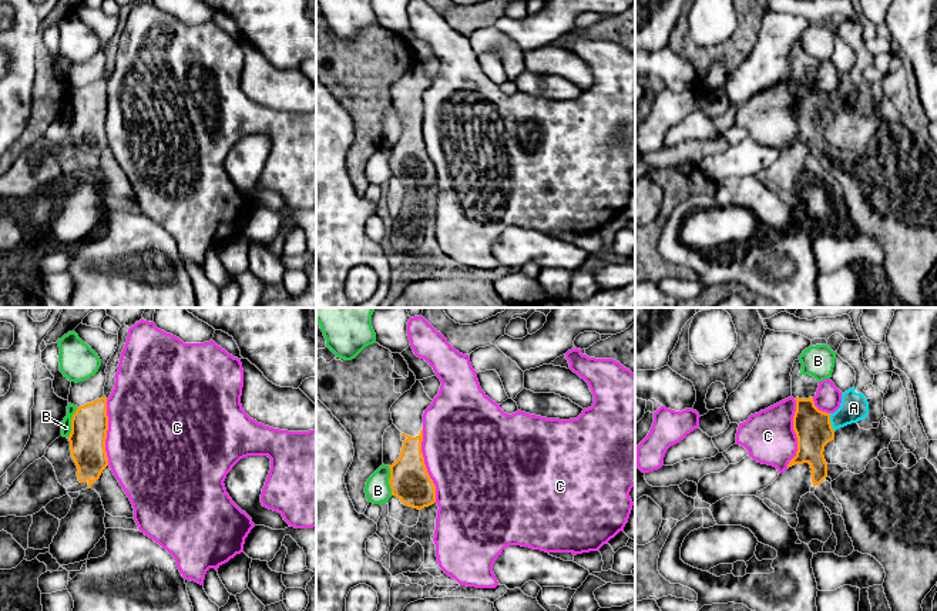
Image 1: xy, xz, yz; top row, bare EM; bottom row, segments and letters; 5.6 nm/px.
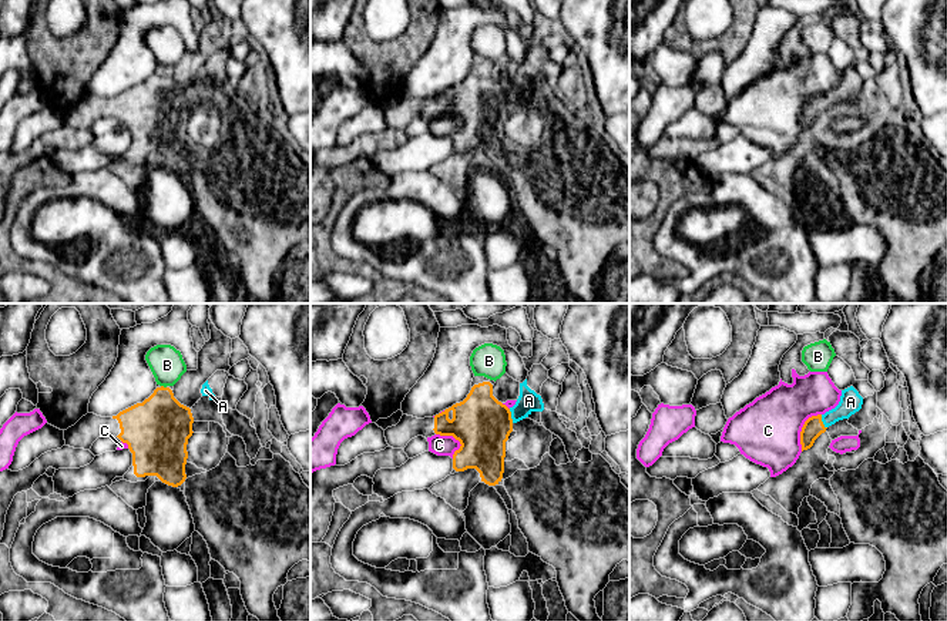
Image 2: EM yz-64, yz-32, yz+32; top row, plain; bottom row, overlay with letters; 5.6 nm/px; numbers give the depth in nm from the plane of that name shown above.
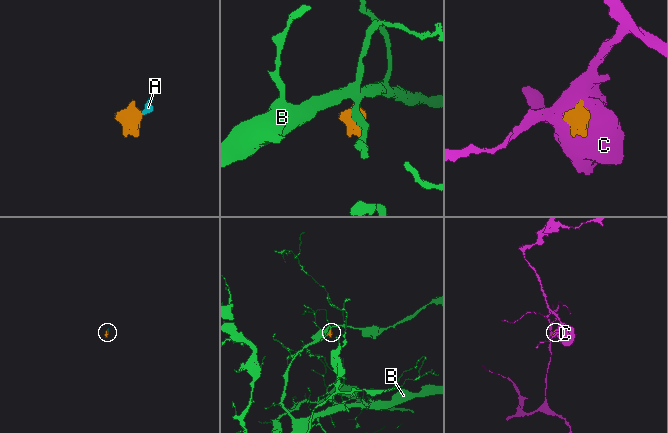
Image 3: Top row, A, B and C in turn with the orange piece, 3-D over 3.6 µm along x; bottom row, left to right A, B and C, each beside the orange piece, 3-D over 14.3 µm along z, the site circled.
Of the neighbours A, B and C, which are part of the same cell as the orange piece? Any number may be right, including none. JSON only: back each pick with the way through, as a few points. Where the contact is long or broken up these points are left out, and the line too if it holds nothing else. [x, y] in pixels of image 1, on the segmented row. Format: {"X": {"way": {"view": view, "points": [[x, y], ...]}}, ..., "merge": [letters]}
{"A": {"way": {"view": "yz", "points": [[812, 426], [822, 426], [829, 422], [842, 418], [853, 408]]}}, "merge": ["A"]}

